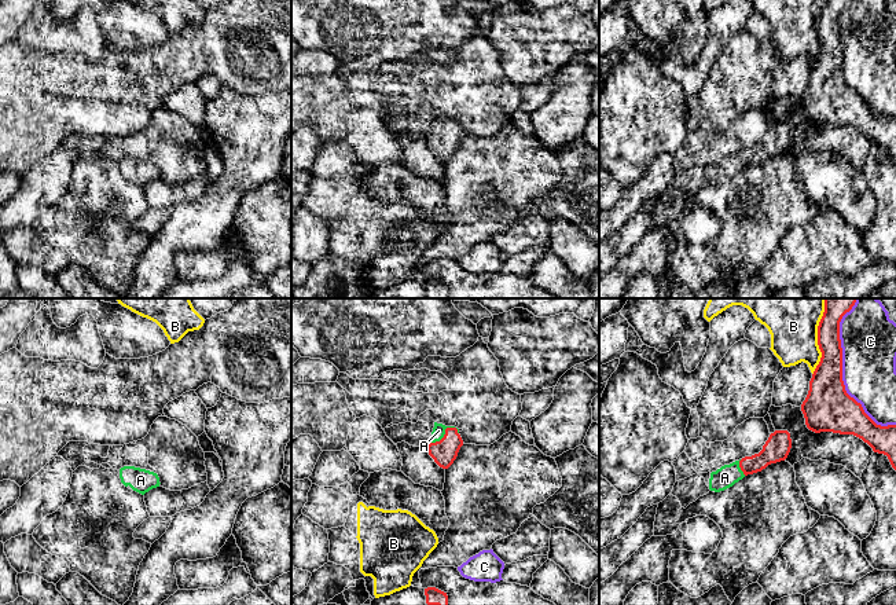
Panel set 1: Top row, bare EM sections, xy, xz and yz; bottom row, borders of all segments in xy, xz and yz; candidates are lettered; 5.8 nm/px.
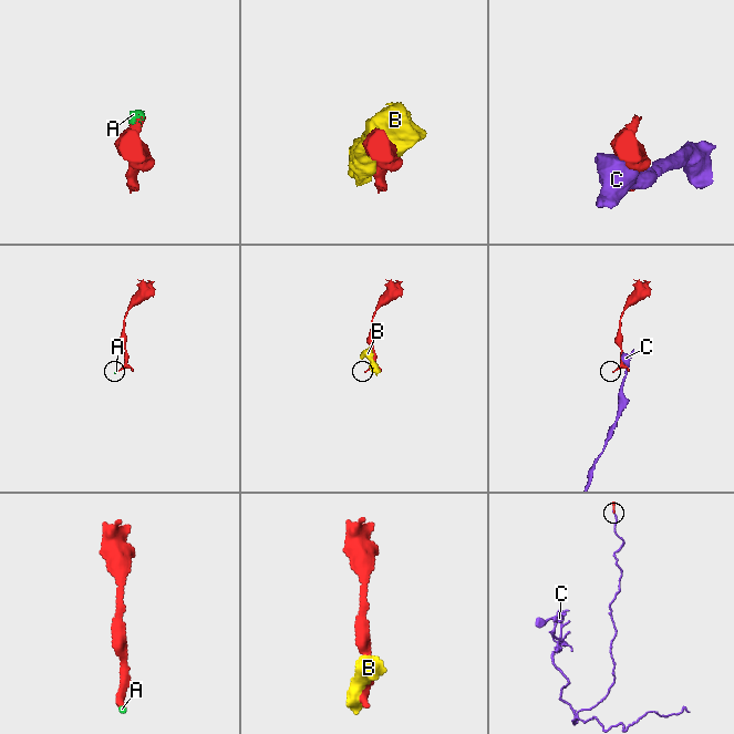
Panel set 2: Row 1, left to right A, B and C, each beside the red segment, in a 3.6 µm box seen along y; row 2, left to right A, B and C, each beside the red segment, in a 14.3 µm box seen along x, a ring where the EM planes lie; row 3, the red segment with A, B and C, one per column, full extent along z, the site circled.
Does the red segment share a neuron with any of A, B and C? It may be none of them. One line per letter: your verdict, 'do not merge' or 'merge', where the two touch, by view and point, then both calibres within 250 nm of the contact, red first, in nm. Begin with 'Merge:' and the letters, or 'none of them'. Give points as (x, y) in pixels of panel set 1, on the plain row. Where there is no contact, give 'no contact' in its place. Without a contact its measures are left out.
Merge: A
A: merge | xz (445, 125) | 150/80 nm
B: do not merge | yz (818, 33) | 190/280 nm
C: do not merge | yz (841, 68) | 280/320 nm

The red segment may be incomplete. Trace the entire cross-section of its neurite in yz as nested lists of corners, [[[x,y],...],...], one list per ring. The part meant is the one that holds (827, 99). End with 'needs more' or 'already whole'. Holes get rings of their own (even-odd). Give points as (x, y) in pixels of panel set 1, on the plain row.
[[[825,0],[818,18],[822,50],[809,73],[801,103],[809,122],[853,126],[867,135],[874,144],[886,147],[896,162],[896,117],[877,117],[862,96],[847,85],[842,73],[840,14],[851,1]]] | already whole

